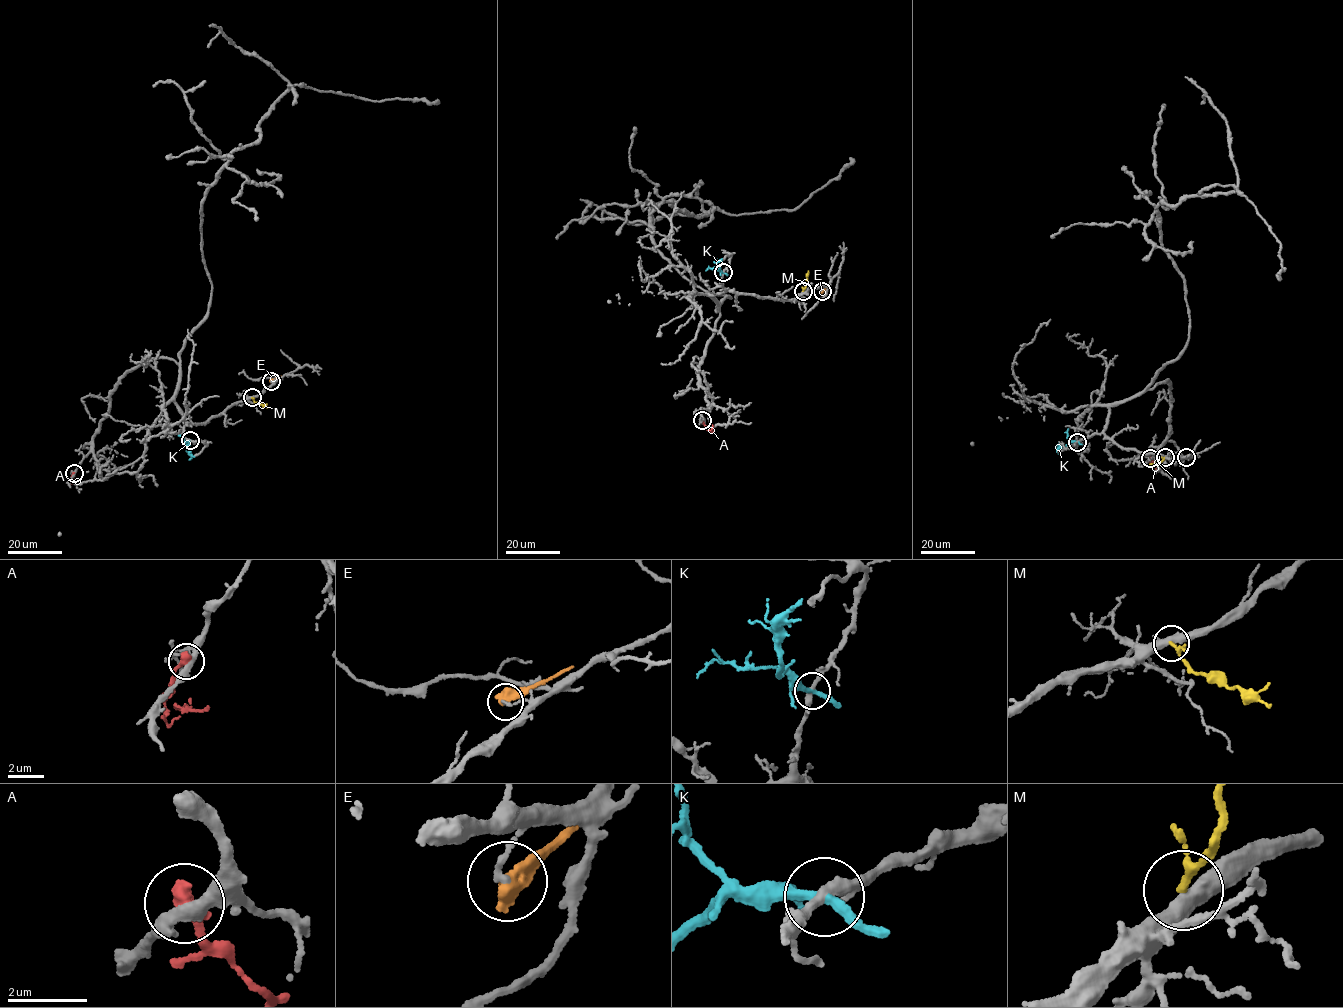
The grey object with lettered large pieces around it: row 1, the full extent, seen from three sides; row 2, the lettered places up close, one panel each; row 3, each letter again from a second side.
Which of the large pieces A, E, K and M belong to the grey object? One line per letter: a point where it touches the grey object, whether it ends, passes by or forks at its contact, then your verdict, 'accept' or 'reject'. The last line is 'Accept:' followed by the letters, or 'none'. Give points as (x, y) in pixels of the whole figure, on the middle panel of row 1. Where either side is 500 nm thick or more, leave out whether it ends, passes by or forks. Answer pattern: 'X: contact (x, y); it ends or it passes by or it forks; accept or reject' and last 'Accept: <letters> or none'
A: contact (702, 420); it ends; reject
E: contact (822, 291); reject
K: contact (723, 272); it passes by; reject
M: contact (803, 291); it passes by; reject
Accept: none

